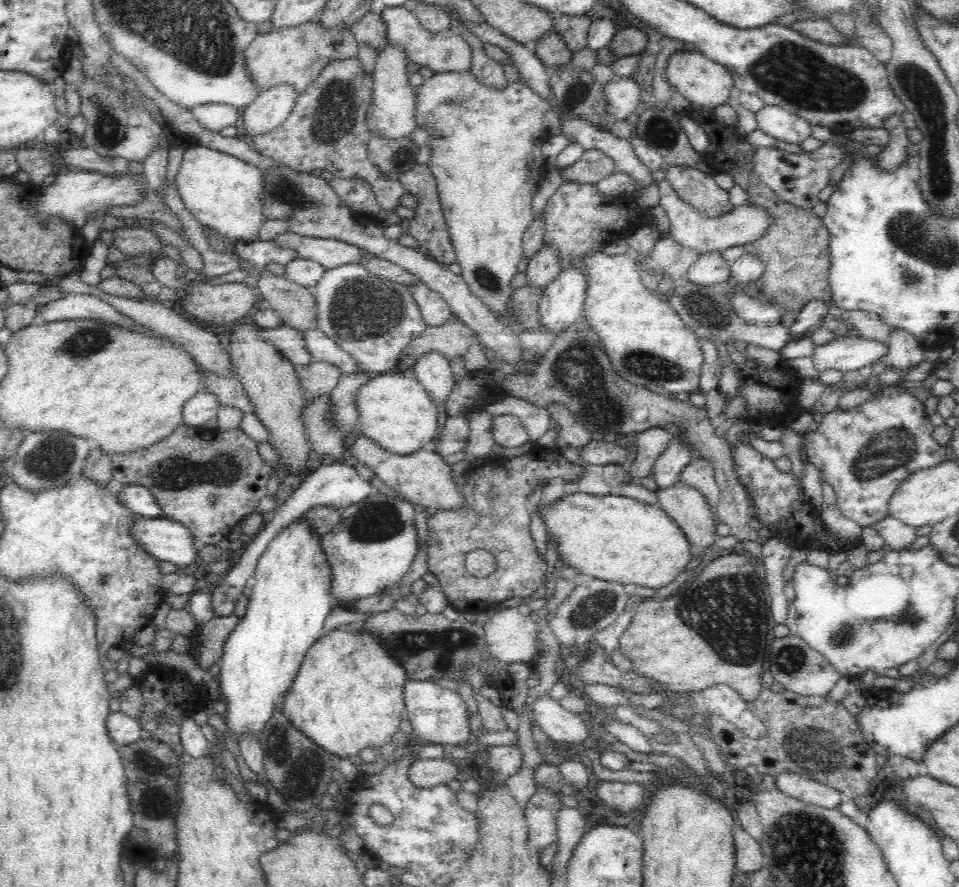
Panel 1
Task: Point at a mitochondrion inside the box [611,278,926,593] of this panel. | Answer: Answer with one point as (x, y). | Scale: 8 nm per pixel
(893, 448)

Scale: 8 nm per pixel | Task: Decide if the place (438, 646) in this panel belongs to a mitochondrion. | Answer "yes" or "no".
yes

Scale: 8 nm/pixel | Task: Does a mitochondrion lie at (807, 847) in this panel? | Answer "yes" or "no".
yes

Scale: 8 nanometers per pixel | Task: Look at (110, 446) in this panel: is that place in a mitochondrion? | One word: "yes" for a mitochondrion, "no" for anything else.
no

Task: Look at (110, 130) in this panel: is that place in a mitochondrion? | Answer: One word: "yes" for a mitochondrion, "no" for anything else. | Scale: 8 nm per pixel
yes

